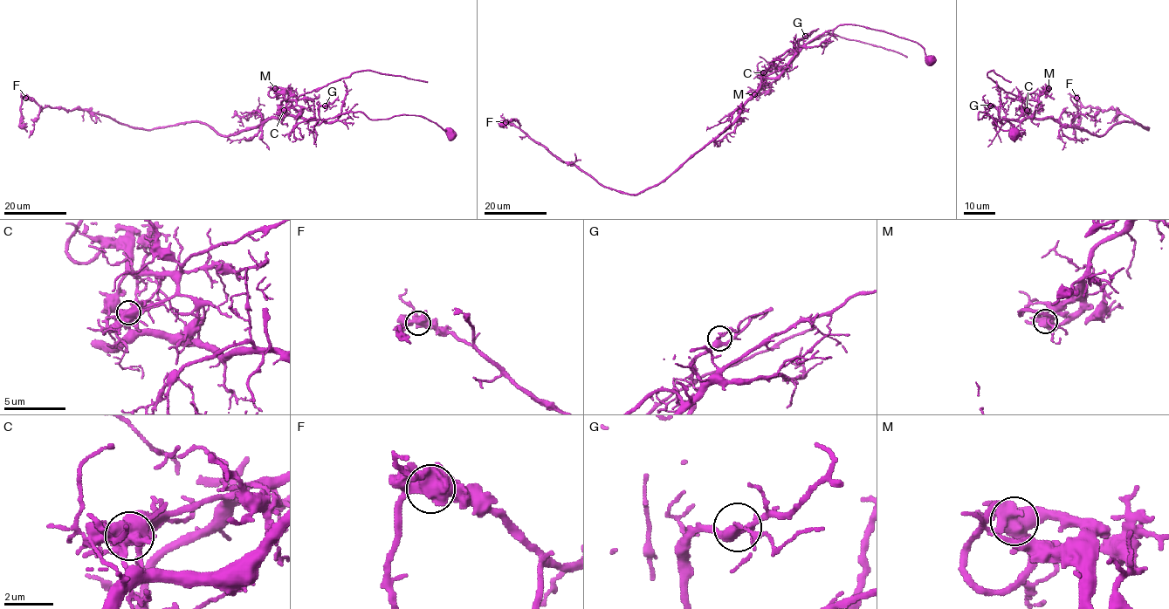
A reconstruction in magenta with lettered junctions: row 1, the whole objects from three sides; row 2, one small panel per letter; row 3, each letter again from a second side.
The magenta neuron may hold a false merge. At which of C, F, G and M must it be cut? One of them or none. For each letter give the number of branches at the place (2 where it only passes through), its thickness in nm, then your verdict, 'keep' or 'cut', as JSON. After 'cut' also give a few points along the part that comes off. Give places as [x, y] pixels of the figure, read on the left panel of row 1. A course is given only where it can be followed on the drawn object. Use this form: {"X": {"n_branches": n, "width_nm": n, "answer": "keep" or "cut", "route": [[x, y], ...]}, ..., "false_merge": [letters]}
{"C": {"n_branches": 7, "width_nm": 650, "answer": "cut", "route": [[284, 110], [294, 106], [300, 95], [363, 70], [427, 81]]}, "F": {"n_branches": 5, "width_nm": 550, "answer": "keep"}, "G": {"n_branches": 6, "width_nm": 280, "answer": "keep"}, "M": {"n_branches": 5, "width_nm": 500, "answer": "keep"}, "false_merge": ["C"]}

